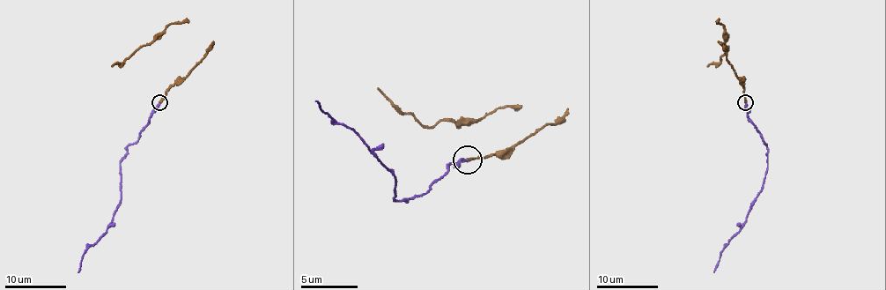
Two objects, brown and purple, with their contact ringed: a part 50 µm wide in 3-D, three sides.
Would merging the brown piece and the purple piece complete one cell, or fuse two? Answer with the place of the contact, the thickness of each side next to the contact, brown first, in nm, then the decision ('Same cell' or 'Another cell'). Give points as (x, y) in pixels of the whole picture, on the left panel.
Place: (159, 102). Thickness 280 nm (brown) against 260 nm. Another cell

